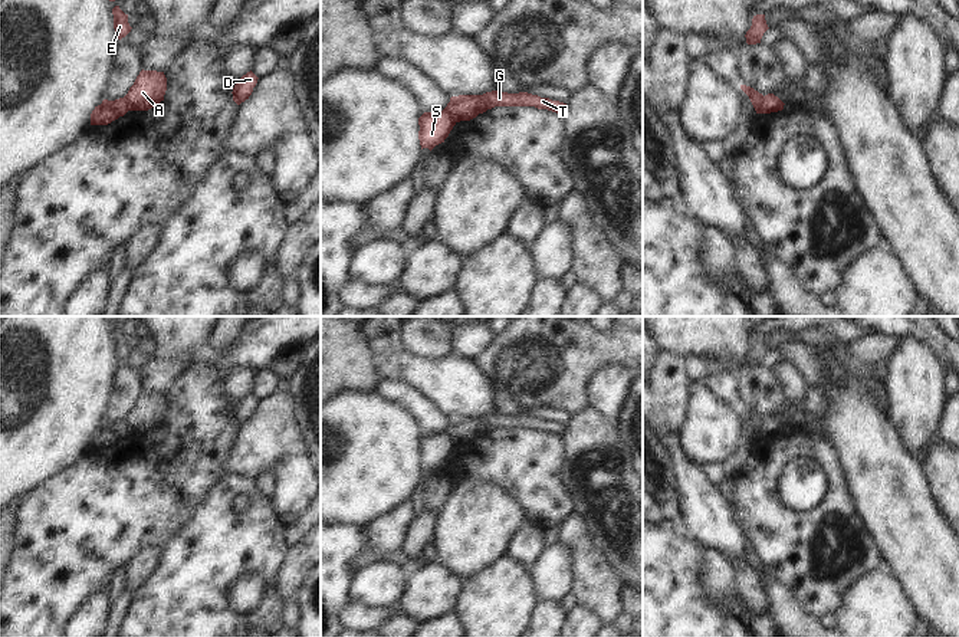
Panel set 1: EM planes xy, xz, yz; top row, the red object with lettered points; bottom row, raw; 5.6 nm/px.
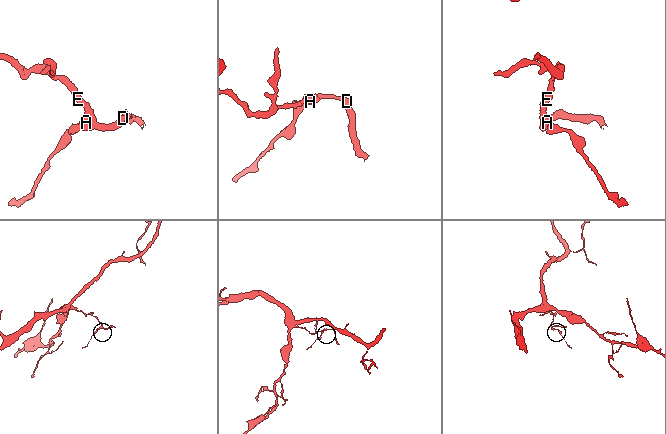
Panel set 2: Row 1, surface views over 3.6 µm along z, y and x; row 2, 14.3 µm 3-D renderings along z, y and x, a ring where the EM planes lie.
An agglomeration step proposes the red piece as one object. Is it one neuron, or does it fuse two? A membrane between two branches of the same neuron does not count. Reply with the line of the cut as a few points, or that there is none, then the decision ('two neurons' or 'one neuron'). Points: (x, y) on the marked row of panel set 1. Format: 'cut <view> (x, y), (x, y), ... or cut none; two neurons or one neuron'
cut yz (764, 97), (758, 112); two neurons

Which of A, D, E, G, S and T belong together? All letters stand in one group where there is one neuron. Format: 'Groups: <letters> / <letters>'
Groups: A D E G T / S.

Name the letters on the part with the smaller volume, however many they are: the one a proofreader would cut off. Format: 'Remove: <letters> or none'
Remove: S

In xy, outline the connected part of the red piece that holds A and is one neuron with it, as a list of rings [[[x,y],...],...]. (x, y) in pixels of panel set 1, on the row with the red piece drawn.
[[[141,70],[125,95],[128,111],[148,111],[164,101],[167,78],[164,72]]]

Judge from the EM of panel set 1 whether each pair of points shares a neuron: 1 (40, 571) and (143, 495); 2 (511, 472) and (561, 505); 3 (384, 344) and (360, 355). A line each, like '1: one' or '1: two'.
1: one
2: one
3: two

